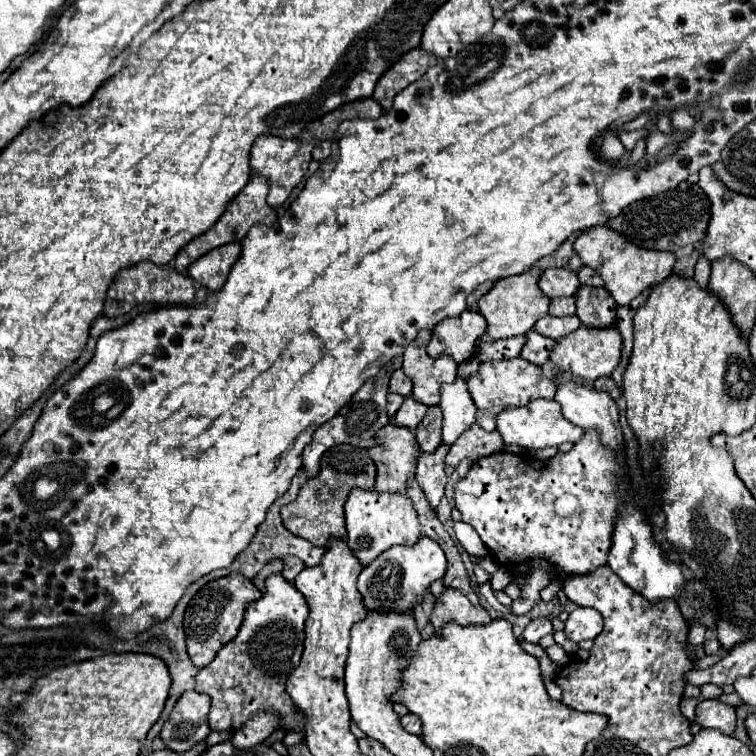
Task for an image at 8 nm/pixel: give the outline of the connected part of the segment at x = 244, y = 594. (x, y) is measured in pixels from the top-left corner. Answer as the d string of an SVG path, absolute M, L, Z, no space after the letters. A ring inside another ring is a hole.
M237 572L229 574L225 578L207 582L193 596L193 600L189 602L189 606L185 610L185 638L187 638L187 650L191 656L191 662L197 668L203 668L209 662L213 662L217 652L237 636L239 626L243 622L243 614L247 610L247 604L255 602L259 598L261 598L261 592L255 588L255 584L249 578L239 576Z

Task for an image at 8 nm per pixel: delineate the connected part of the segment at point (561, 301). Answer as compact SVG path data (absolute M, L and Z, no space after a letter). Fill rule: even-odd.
M553 298L549 314L551 316L573 316L575 314L575 298Z

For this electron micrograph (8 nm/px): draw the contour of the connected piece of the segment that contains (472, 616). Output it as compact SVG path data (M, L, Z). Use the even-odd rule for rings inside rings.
M445 590L441 598L435 602L431 624L437 634L443 632L443 626L449 622L457 622L459 626L485 626L491 622L491 616L485 608L473 606L465 594L459 590Z

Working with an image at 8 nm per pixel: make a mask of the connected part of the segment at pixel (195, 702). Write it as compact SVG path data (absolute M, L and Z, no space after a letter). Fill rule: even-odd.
M185 692L177 700L169 720L165 722L159 734L165 748L183 754L201 740L205 740L211 732L207 724L209 706L211 706L211 698L207 698L207 694Z

